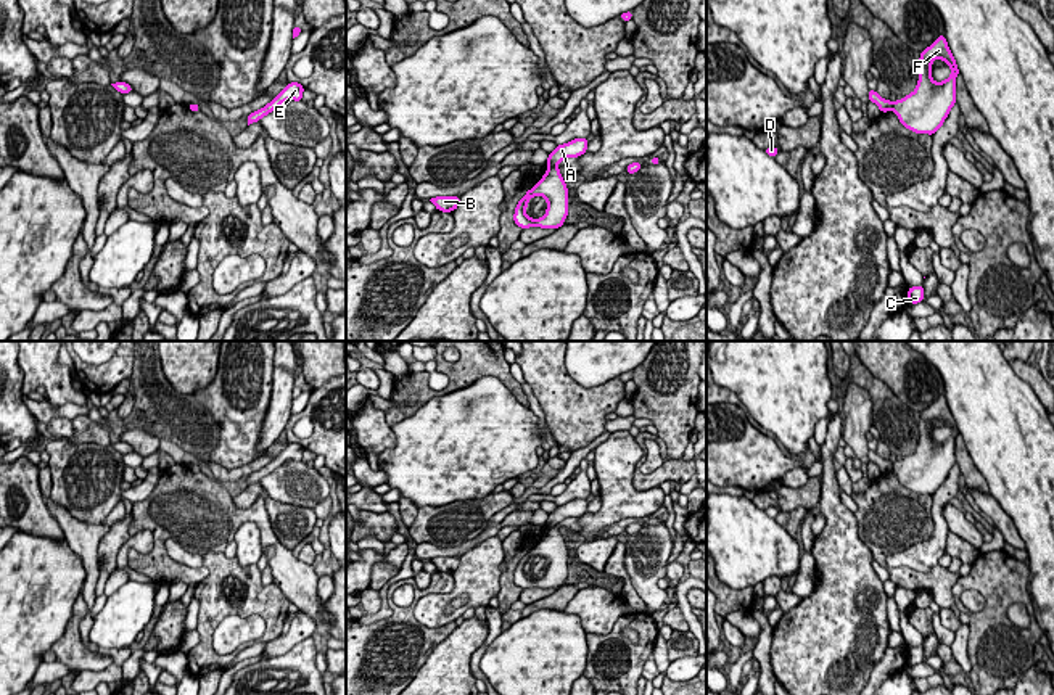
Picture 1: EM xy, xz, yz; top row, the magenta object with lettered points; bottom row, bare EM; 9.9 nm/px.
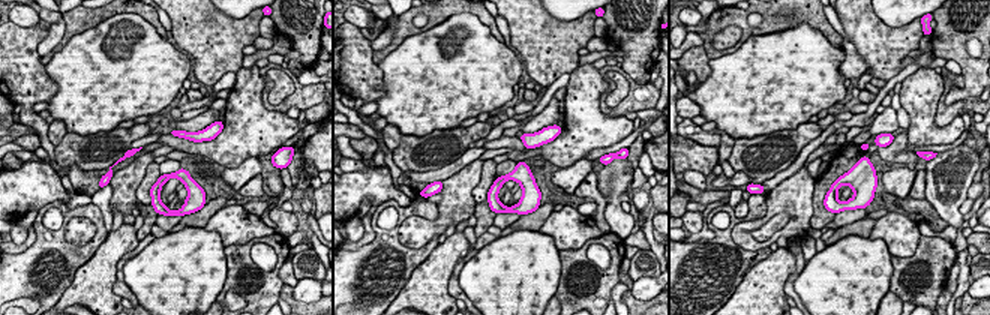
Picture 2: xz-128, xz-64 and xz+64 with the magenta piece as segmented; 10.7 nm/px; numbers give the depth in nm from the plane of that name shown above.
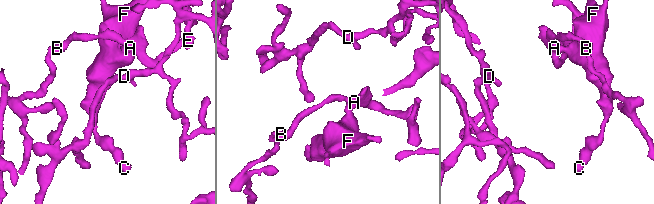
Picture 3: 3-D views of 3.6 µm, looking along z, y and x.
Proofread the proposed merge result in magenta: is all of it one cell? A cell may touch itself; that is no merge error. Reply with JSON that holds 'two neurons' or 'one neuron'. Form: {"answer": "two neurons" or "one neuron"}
{"answer": "two neurons"}

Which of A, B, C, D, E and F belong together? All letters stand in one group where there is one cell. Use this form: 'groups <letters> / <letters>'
groups A B D E / C F

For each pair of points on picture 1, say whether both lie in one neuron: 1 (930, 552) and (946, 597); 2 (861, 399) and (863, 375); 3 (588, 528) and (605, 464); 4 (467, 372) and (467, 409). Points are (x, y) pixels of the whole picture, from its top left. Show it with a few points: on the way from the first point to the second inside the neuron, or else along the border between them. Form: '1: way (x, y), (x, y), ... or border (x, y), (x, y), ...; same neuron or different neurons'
1: border (937, 563), (926, 571), (905, 567); different neurons
2: border (850, 382), (855, 382), (868, 393), (872, 423); different neurons
3: way (604, 512), (609, 507), (609, 480); same neuron
4: border (506, 388), (493, 377), (480, 377), (430, 398); different neurons

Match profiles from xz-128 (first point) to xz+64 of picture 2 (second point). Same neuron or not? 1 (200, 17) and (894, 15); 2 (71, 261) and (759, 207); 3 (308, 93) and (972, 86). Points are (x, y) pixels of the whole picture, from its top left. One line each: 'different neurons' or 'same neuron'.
1: different neurons
2: same neuron
3: different neurons

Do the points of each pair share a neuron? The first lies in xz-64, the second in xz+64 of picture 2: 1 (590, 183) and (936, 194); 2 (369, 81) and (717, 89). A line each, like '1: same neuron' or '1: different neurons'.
1: different neurons
2: different neurons

